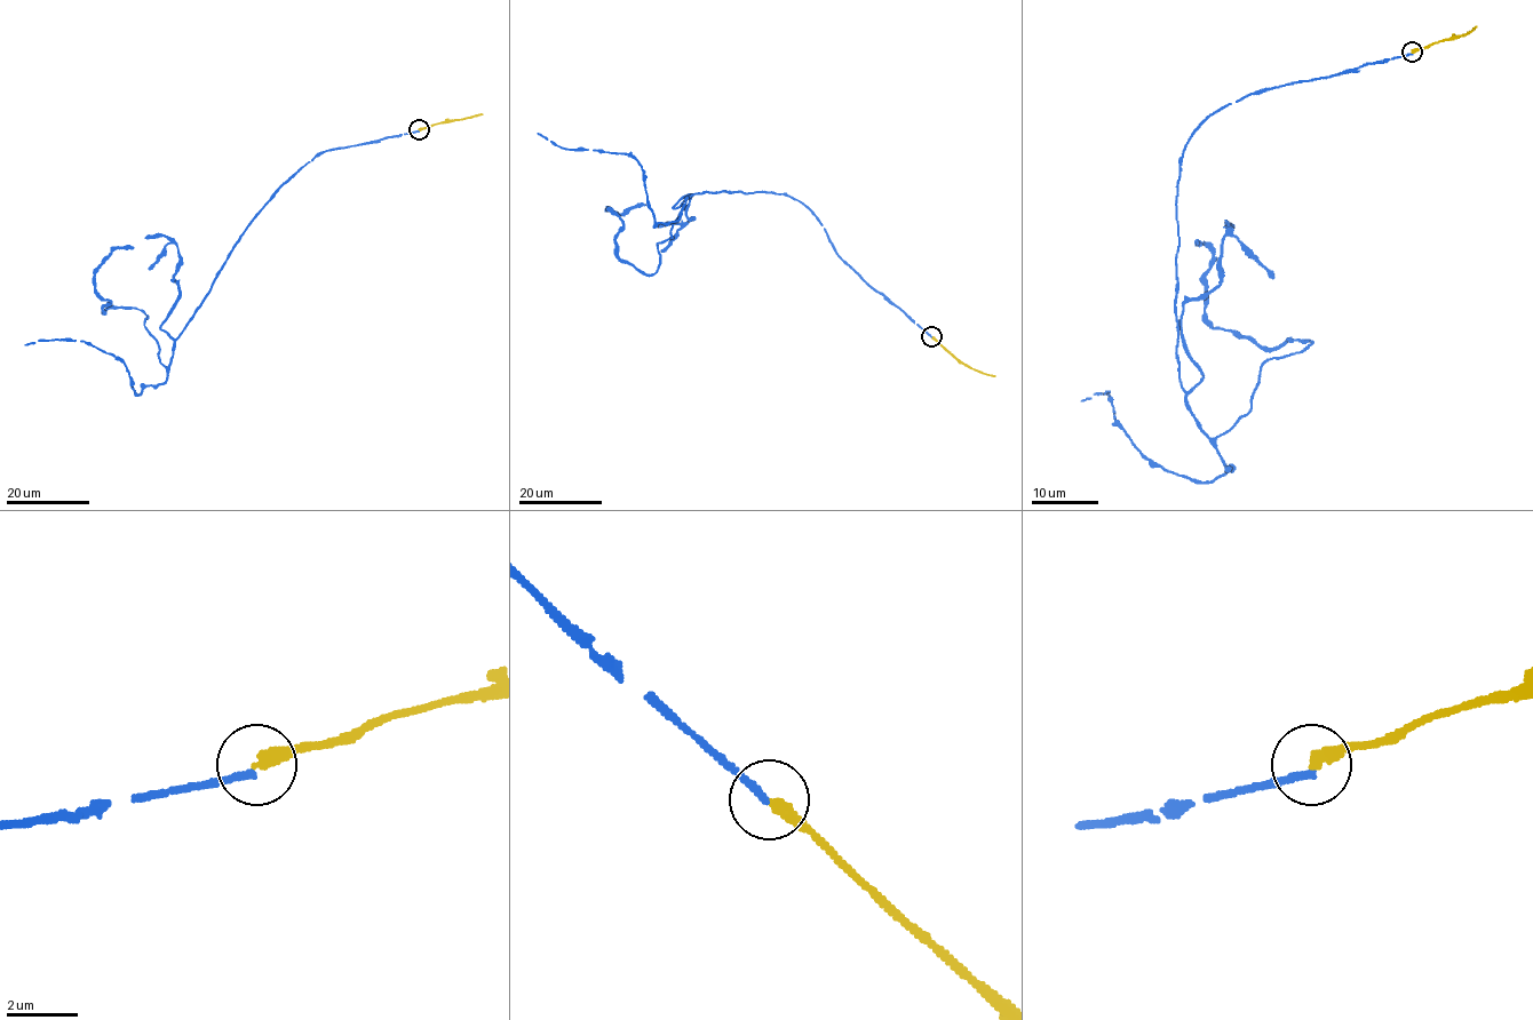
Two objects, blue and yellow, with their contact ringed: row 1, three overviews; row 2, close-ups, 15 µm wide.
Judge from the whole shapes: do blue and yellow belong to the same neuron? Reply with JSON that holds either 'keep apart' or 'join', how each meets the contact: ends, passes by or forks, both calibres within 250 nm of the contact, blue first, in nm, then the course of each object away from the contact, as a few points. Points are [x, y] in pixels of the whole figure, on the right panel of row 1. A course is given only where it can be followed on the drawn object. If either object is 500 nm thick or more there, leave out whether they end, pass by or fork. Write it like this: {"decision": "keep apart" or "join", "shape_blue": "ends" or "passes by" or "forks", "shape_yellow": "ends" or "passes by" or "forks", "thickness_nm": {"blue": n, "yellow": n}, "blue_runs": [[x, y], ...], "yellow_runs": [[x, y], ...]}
{"decision": "keep apart", "shape_blue": "ends", "shape_yellow": "ends", "thickness_nm": {"blue": 200, "yellow": 340}, "blue_runs": [[1412, 53], [1220, 106], [1186, 144], [1178, 376], [1215, 438], [1269, 359], [1311, 341], [1215, 329], [1197, 241]], "yellow_runs": [[1412, 52], [1445, 38], [1455, 38], [1476, 26]]}

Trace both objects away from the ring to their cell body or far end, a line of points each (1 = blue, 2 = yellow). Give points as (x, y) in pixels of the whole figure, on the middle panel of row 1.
1: (931, 336), (794, 198), (697, 192), (643, 275), (618, 256), (622, 222), (608, 210), (645, 204)
2: (931, 336), (963, 364), (994, 376)

